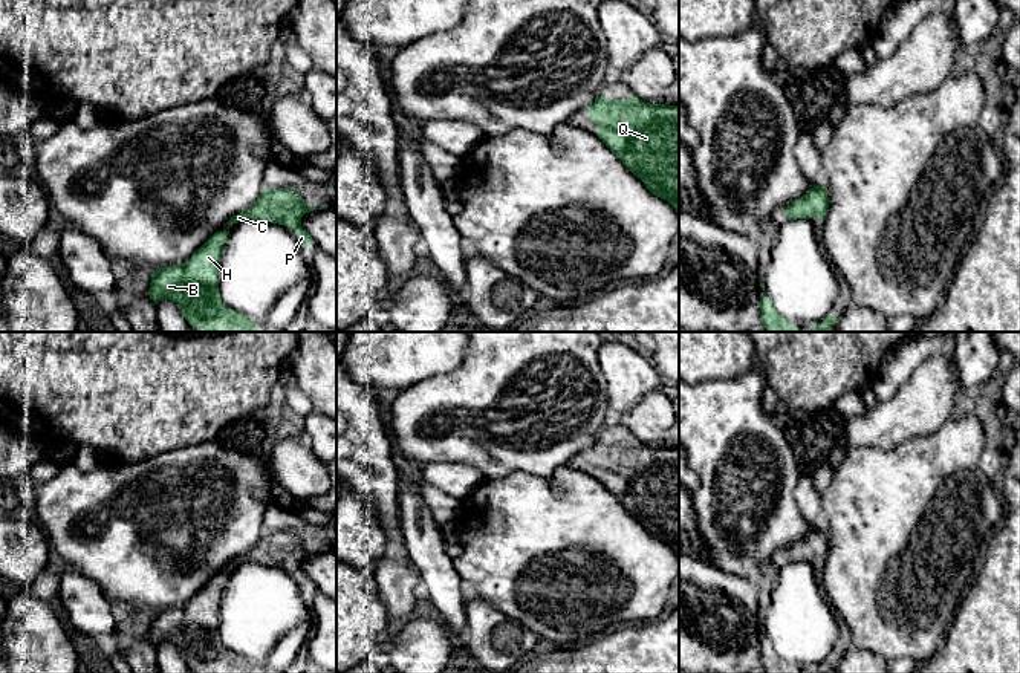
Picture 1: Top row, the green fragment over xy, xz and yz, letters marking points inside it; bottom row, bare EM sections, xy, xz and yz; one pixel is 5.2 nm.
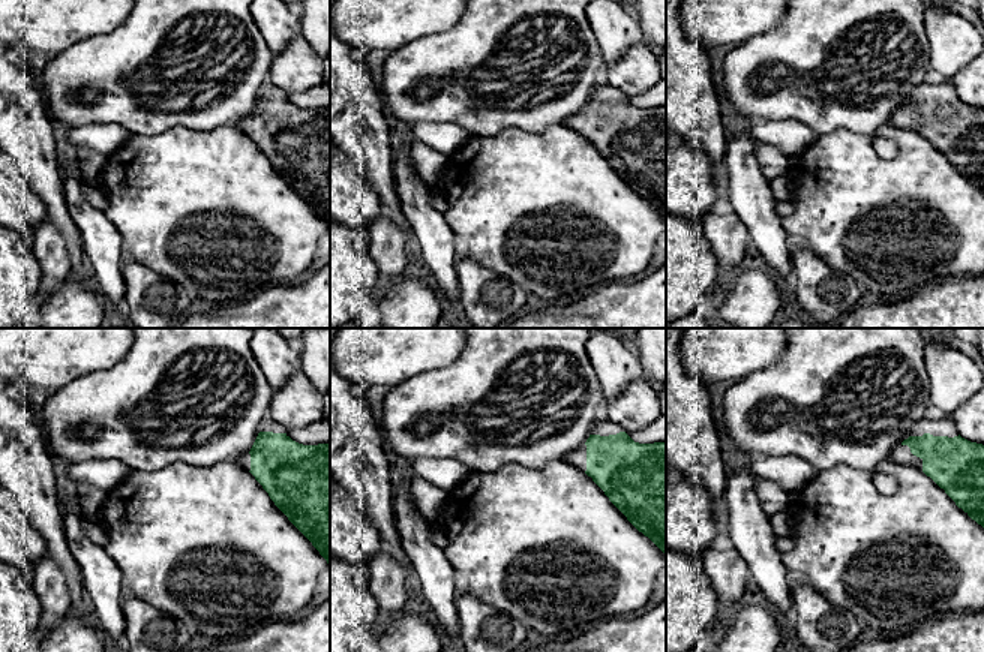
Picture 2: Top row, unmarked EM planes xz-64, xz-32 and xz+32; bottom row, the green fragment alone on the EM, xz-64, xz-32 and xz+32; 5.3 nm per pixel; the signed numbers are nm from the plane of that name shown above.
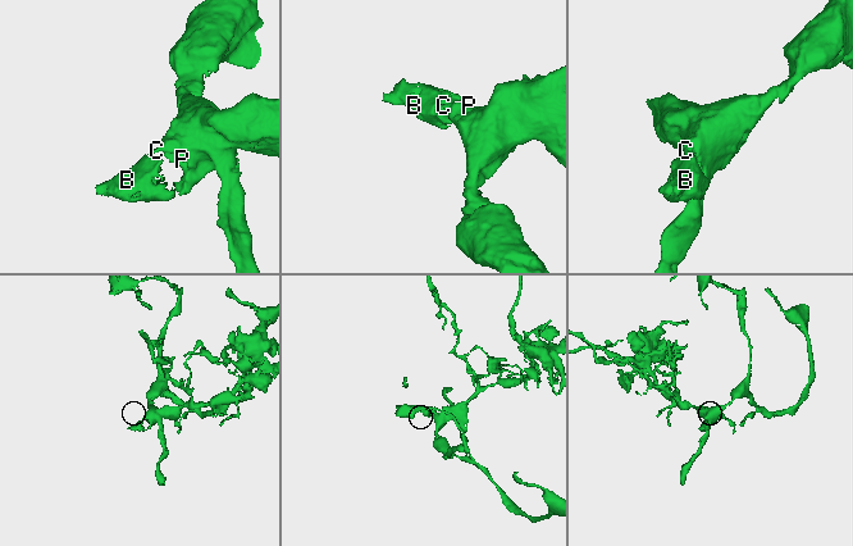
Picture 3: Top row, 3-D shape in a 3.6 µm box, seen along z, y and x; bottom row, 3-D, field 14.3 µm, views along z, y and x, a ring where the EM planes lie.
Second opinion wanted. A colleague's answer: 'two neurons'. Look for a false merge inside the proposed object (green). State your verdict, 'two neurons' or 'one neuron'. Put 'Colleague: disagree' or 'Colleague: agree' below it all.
one neuron
Colleague: disagree

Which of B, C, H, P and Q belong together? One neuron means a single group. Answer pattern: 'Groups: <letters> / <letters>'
Groups: B C H P Q

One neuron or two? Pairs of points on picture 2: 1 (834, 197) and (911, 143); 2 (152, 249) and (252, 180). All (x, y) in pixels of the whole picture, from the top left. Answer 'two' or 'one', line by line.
1: one
2: one

